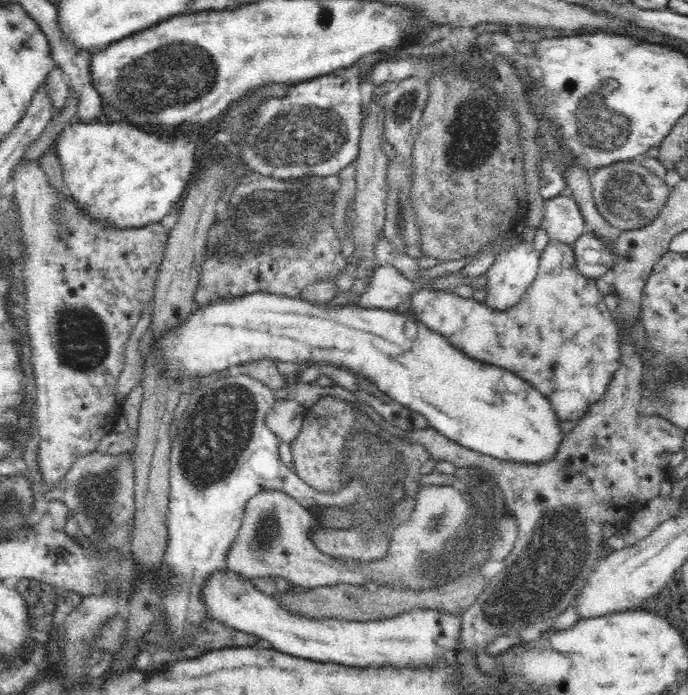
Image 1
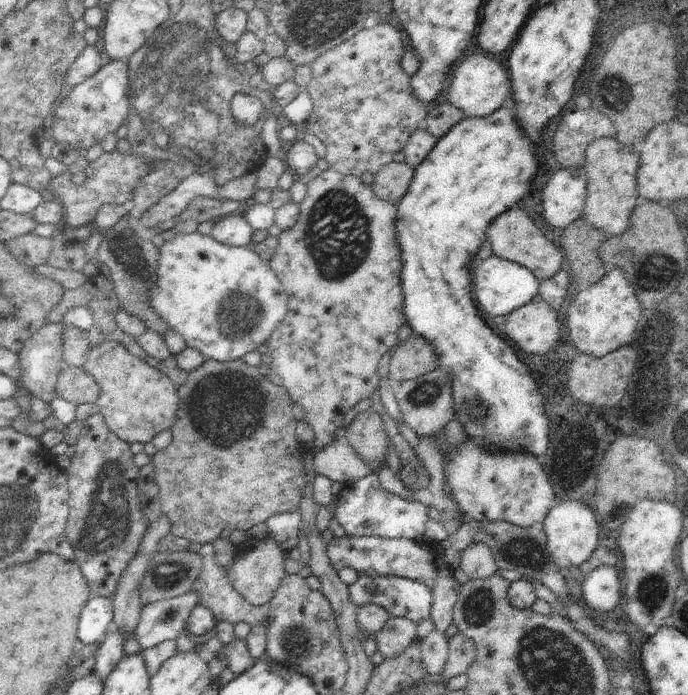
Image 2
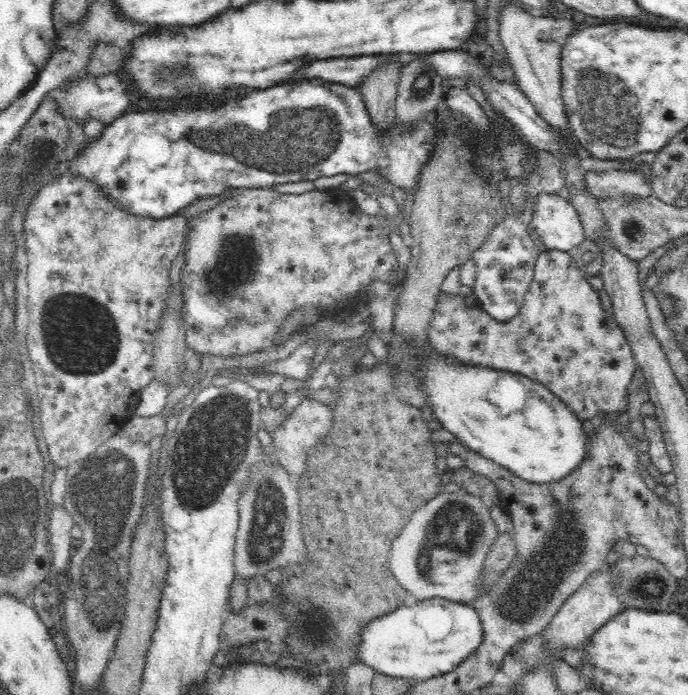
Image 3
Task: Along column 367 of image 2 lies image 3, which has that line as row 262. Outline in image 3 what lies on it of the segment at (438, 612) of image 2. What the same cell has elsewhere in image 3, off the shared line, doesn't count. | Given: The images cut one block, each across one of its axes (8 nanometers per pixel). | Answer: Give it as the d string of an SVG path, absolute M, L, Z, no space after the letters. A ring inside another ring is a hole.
M545 249L538 255L533 279L522 309L515 318L500 322L491 318L479 303L461 294L438 294L434 319L428 326L428 340L439 354L452 354L460 363L482 365L496 370L520 373L543 384L576 413L581 421L605 412L609 418L623 416L628 410L628 386L638 368L632 347L616 322L613 312L602 309L596 290L586 282L586 275L570 253Z

